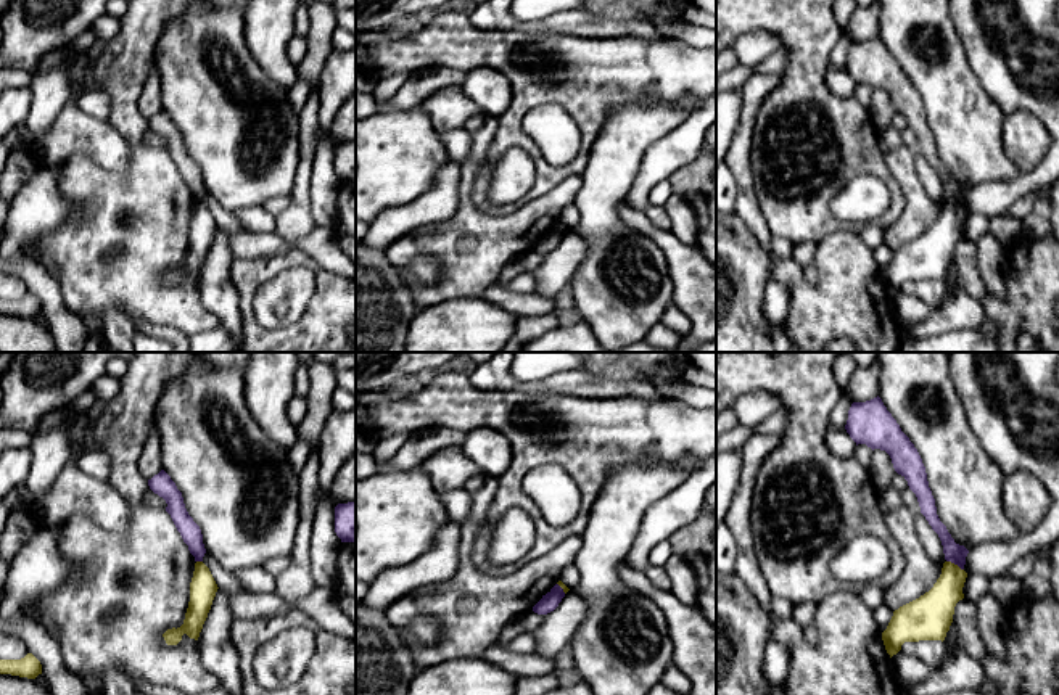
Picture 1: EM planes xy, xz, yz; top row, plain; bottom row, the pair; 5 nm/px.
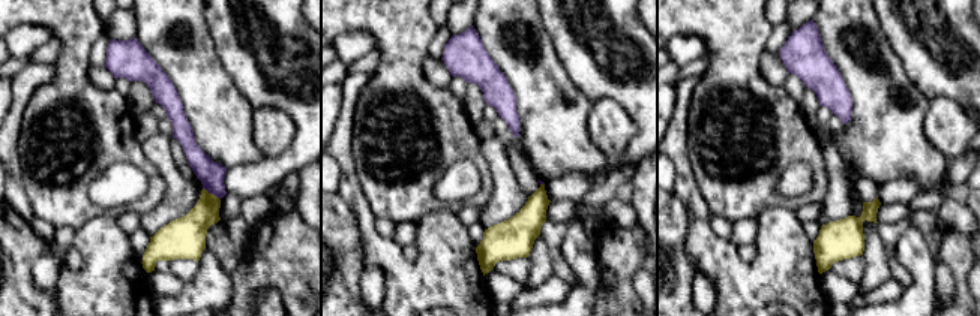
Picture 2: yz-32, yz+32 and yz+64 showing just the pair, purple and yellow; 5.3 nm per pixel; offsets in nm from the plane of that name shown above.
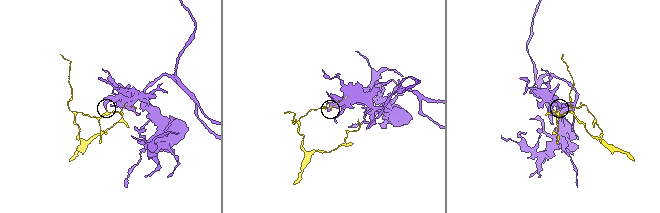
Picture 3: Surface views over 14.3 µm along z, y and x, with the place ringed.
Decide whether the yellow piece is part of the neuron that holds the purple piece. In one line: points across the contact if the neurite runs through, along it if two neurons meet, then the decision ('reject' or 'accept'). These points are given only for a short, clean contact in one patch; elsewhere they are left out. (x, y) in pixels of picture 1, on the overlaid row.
border along yz (947, 560), (963, 570); reject

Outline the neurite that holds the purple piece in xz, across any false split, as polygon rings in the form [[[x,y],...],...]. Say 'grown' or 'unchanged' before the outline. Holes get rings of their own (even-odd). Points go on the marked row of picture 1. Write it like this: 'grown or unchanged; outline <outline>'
unchanged; outline [[[555,584],[542,598],[533,607],[533,611],[538,615],[547,615],[554,611],[562,598],[565,597],[563,589]]]

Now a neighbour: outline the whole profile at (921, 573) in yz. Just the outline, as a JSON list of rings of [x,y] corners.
[[[904,505],[885,515],[887,528],[898,542],[906,561],[903,576],[884,595],[884,603],[892,611],[929,592],[943,568],[927,555],[916,533],[914,518],[914,512]]]

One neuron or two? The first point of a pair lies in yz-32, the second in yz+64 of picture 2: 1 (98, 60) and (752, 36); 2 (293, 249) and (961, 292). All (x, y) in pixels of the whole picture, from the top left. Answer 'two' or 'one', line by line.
1: two
2: one

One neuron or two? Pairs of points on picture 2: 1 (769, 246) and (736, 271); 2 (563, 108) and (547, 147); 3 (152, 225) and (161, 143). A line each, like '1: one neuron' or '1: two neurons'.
1: one neuron
2: one neuron
3: one neuron

